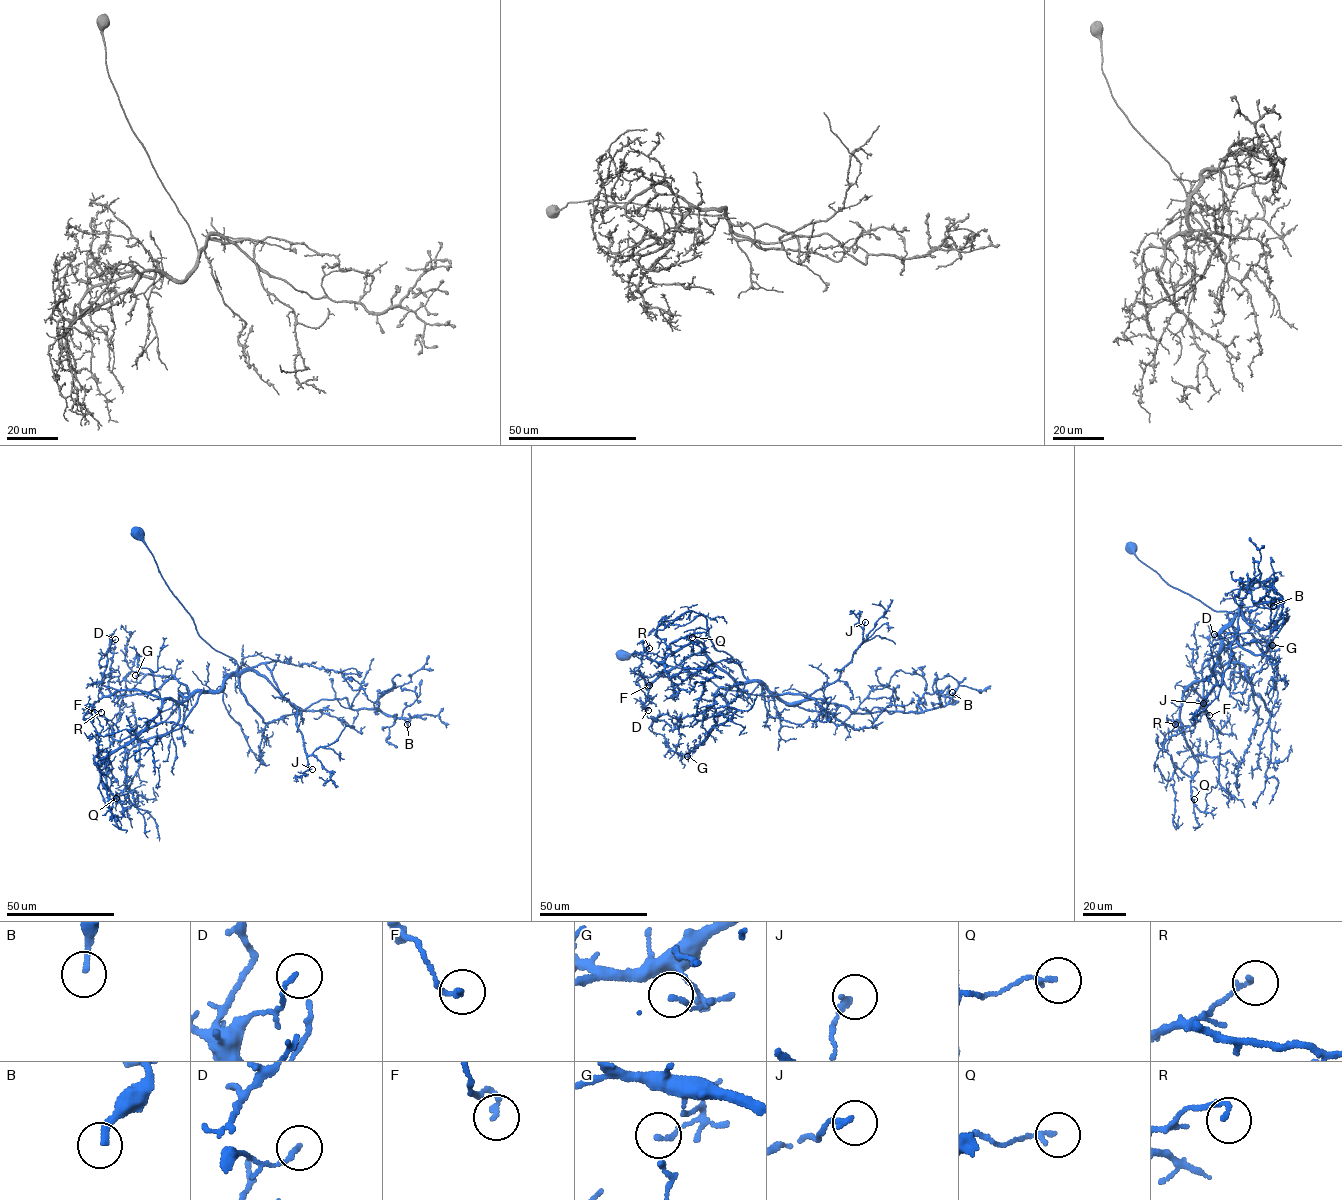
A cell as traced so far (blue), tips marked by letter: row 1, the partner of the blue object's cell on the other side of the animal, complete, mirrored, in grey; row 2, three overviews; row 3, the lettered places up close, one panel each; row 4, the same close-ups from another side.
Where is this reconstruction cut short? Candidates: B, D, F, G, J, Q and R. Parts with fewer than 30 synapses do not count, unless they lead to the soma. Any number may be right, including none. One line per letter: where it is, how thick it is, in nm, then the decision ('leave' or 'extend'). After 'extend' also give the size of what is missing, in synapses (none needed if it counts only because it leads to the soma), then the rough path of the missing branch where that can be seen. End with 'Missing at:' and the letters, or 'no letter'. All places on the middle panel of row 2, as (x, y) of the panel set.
B: (952, 692) | 180 nm | extend | 70 syn | (952, 692), (948, 691), (969, 683), (975, 686)
D: (648, 710) | 150 nm | leave
F: (649, 685) | 160 nm | leave
G: (687, 756) | 100 nm | leave
J: (865, 622) | 160 nm | leave
Q: (692, 637) | 160 nm | leave
R: (649, 648) | 150 nm | leave
Missing at: B

